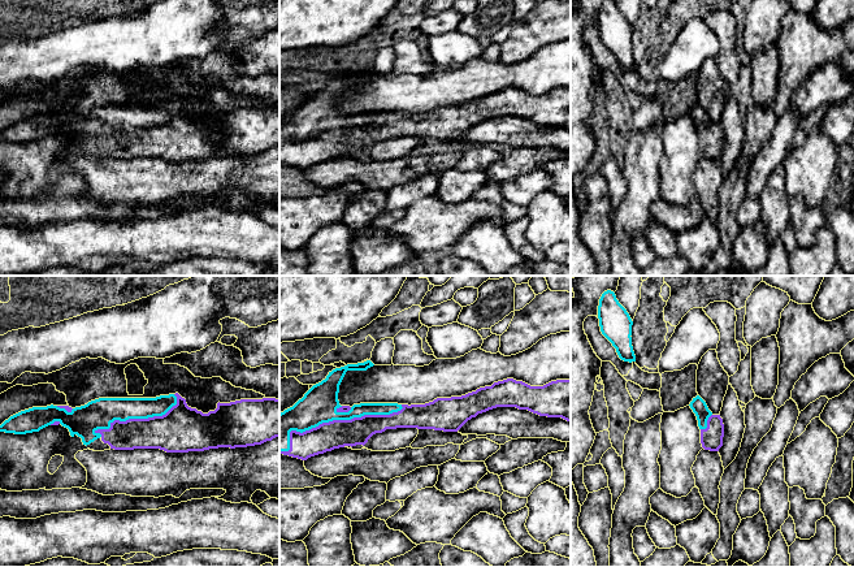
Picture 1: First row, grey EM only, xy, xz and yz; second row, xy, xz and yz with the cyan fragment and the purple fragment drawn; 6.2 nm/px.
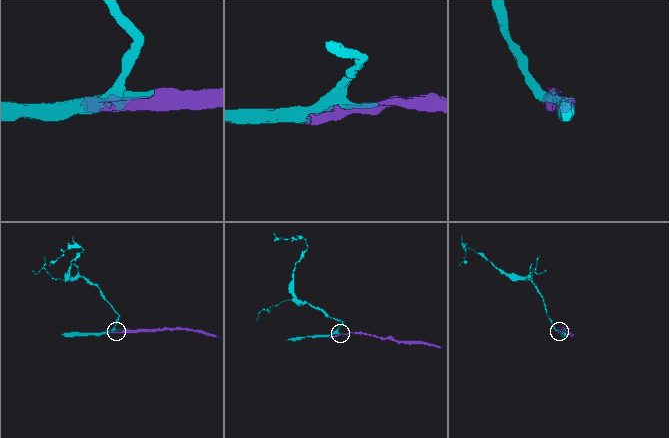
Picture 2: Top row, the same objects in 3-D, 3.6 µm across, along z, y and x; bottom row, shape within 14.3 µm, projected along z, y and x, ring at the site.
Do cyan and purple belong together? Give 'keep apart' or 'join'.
join

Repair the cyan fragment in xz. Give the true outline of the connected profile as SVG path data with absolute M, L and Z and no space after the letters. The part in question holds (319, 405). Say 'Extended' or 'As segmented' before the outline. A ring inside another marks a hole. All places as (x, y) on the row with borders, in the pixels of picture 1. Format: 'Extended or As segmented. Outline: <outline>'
Extended. Outline: M370 360L335 368L325 380L313 385L292 407L279 414L279 454L307 460L311 456L344 446L365 445L368 440L386 429L417 428L458 432L468 420L497 407L516 407L539 416L562 417L571 421L571 380L556 380L543 386L530 386L507 378L491 386L480 388L461 397L437 398L425 404L360 403L341 406L339 385L347 371L367 371Z

